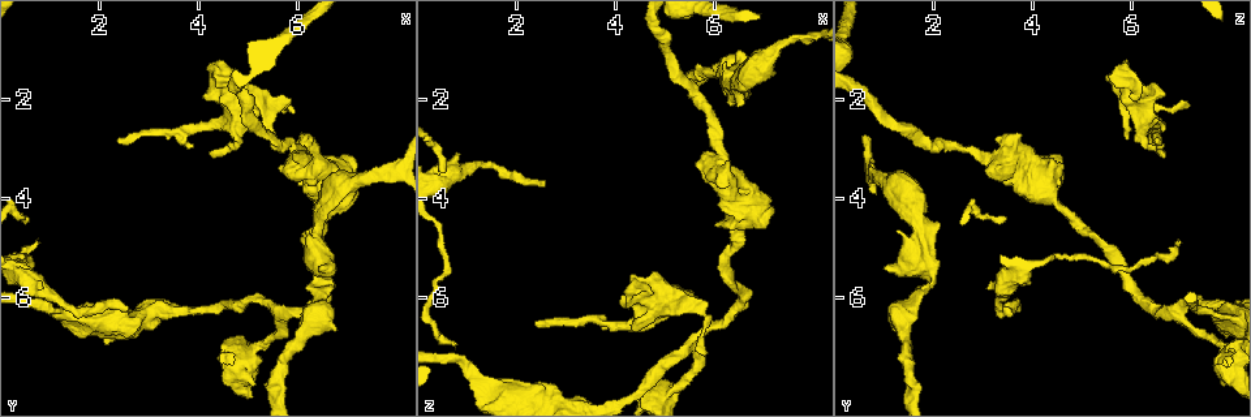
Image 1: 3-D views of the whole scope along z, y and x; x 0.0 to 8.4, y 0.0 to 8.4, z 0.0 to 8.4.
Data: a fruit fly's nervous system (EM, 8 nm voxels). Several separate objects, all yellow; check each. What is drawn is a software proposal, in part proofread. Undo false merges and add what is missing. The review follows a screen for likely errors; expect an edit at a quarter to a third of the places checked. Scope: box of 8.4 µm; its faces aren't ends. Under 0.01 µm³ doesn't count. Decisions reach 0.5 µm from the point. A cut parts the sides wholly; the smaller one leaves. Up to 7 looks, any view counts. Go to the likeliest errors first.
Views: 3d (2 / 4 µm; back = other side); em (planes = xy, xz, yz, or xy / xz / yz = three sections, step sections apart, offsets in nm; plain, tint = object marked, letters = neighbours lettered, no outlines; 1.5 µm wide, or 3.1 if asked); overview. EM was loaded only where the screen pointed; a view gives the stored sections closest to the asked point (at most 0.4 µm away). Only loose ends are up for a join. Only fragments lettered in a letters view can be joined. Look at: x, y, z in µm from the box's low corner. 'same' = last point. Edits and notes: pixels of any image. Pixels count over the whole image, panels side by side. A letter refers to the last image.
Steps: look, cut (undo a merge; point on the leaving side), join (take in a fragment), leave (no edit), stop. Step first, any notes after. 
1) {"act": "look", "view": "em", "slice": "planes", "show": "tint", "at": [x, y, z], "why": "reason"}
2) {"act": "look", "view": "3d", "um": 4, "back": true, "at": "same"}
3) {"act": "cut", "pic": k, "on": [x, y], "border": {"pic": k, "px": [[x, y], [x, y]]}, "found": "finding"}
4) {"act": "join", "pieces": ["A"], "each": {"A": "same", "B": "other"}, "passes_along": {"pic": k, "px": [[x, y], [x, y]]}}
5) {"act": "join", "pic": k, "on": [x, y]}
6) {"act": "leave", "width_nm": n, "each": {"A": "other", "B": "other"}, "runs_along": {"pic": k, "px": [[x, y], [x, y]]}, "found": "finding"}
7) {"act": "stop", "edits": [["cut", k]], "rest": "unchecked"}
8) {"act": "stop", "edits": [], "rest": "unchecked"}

{"act": "look", "view": "3d", "um": 4, "at": [4.30, 1.85, 6.65], "why": "branch stops here"}

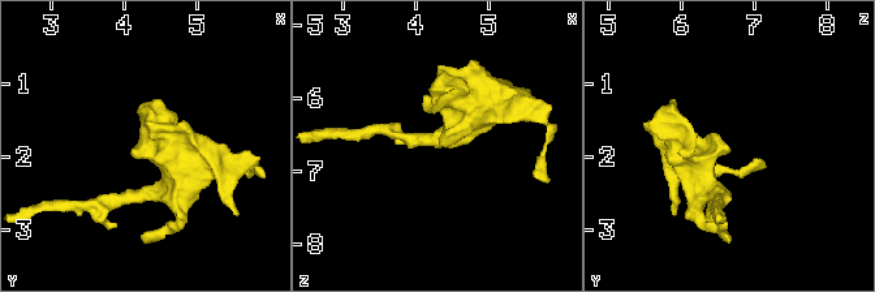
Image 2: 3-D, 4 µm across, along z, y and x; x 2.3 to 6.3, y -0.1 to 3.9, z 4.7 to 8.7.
{"act": "look", "view": "em", "slice": "planes", "show": "tint", "at": [4.35, 1.90, 6.70], "why": "shape alone is not enough"}

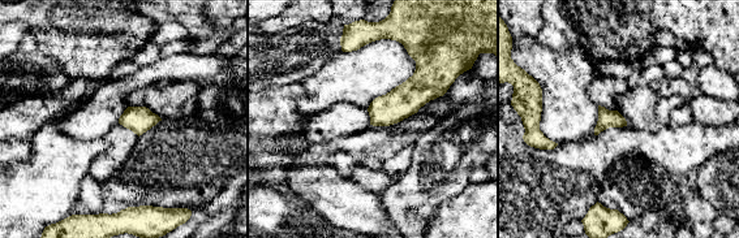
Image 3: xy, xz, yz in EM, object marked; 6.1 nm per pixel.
{"act": "look", "view": "em", "slice": "planes", "show": "letters", "at": "same", "why": "what lies round it"}

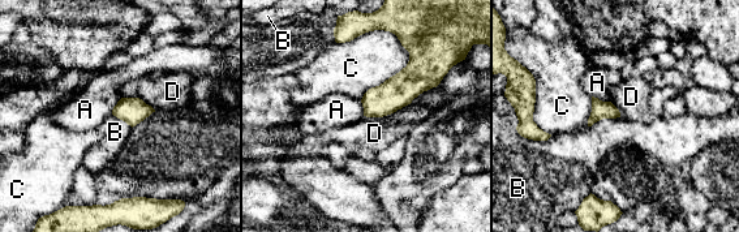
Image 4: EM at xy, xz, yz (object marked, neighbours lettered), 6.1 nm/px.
{"act": "leave", "each": {"A": "other", "B": "other", "C": "other", "D": "other"}, "found": "none of them fits"}

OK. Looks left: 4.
{"act": "look", "view": "3d", "um": 4, "at": [2.55, 6.20, 3.75], "why": "free end"}

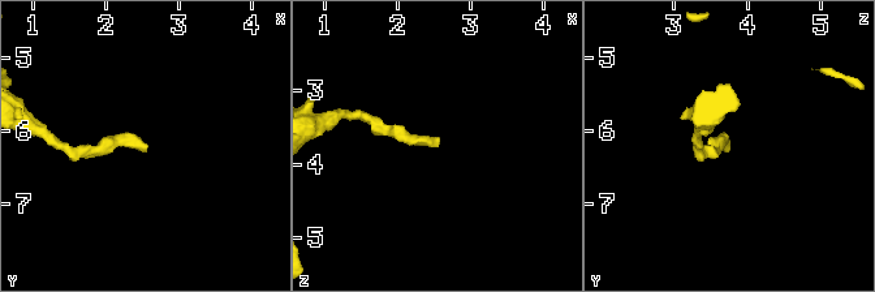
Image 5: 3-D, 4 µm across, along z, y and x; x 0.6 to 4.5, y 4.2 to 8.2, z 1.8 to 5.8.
{"act": "look", "view": "em", "slice": "planes", "show": "letters", "at": [2.50, 6.25, 3.80], "why": "need the tissue"}

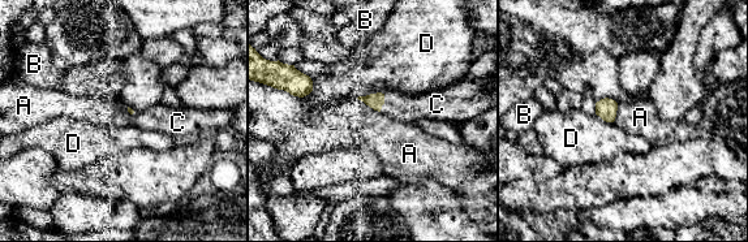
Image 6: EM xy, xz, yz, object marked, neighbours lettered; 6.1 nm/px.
{"act": "join", "pieces": ["C"], "each": {"A": "other", "B": "other", "C": "same", "D": "other"}, "found": "it goes on there"}

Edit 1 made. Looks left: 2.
{"act": "stop", "edits": [["join", 6]], "rest": "unchecked"}

